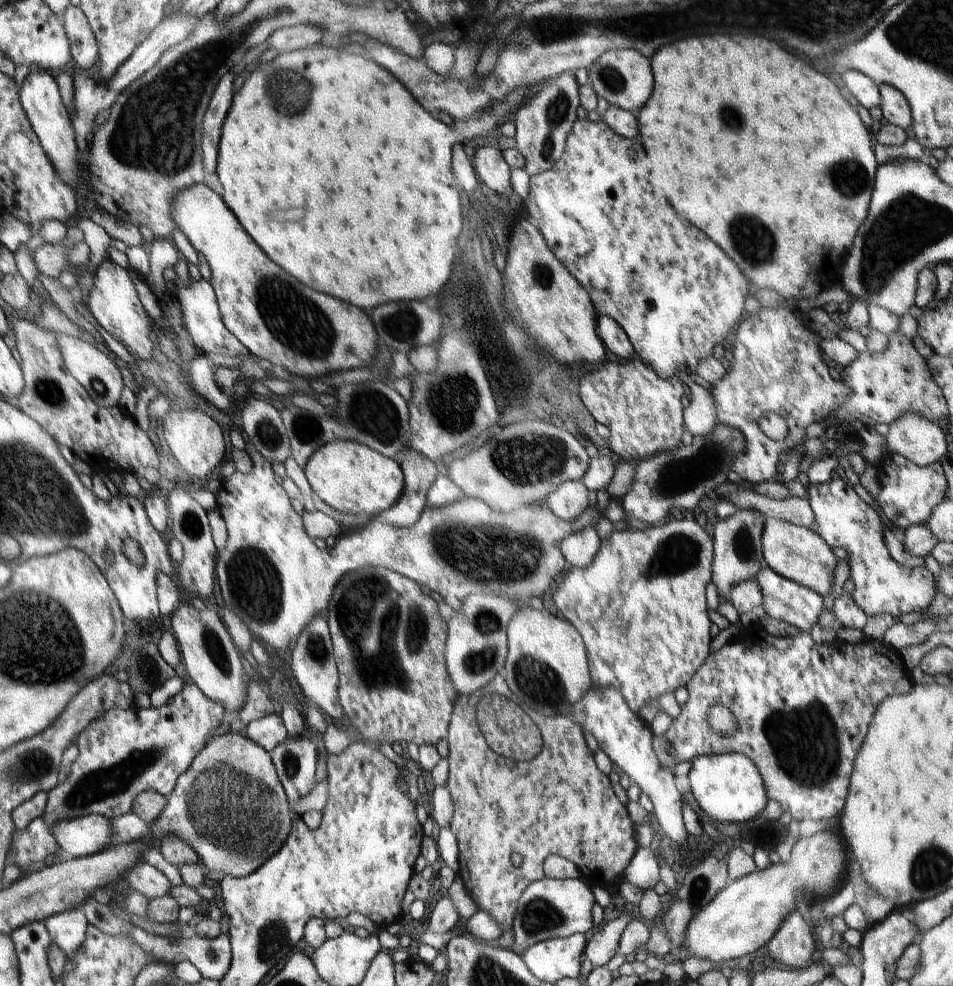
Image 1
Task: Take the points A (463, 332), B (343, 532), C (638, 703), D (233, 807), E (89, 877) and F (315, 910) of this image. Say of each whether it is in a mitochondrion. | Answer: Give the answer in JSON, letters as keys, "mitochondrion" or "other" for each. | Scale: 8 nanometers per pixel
{"A":"other","B":"other","C":"other","D":"mitochondrion","E":"other","F":"other"}

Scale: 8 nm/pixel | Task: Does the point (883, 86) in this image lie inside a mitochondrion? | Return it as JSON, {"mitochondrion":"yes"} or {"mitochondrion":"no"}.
{"mitochondrion":"no"}

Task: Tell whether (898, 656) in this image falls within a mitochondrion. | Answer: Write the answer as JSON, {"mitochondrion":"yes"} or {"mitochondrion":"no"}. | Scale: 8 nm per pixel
{"mitochondrion":"no"}

